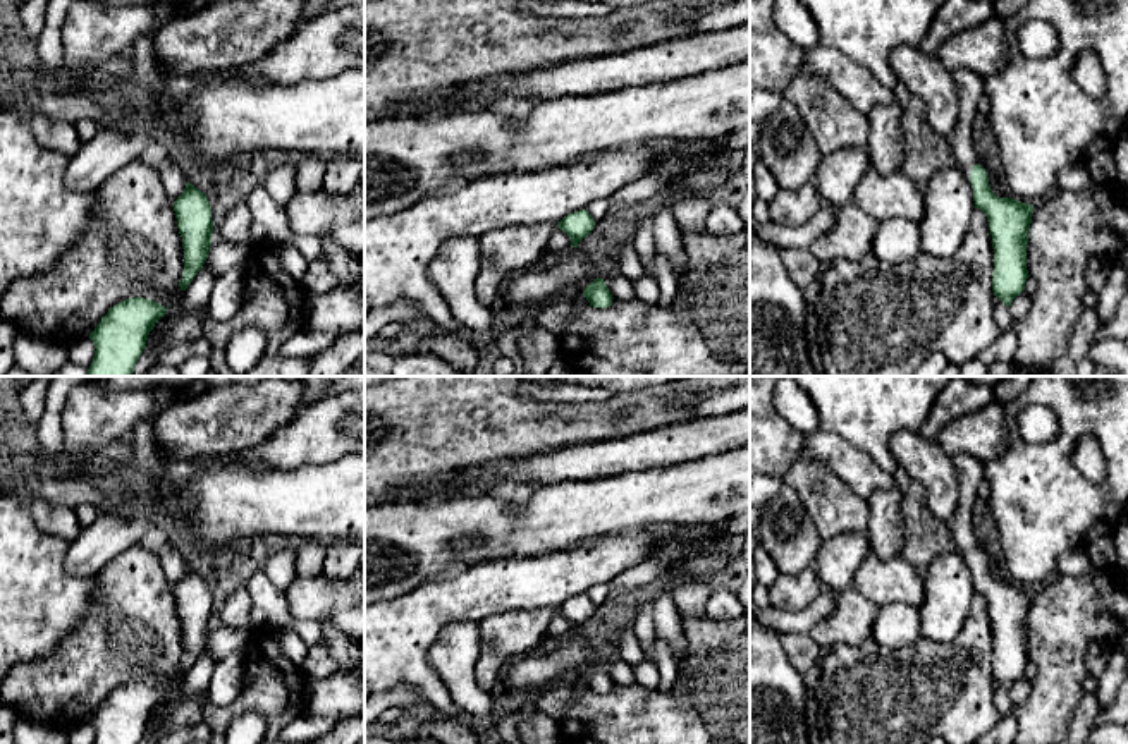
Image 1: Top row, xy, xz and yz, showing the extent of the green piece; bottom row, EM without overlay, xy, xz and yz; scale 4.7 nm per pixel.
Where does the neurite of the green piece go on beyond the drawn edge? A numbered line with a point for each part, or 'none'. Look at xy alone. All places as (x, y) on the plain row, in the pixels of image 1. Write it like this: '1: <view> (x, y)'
none

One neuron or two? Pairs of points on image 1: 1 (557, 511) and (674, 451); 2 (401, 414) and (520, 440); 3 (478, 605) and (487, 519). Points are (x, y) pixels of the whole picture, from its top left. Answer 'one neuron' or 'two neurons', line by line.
1: two neurons
2: one neuron
3: two neurons

